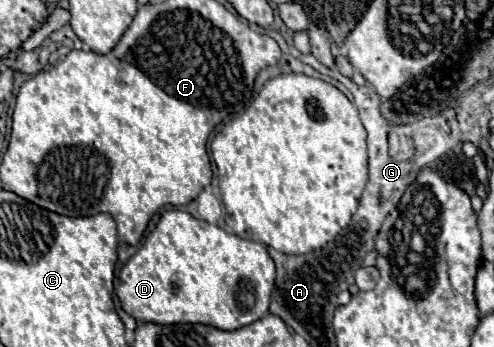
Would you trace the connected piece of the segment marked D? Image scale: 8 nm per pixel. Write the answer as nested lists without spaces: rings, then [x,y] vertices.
[[[166,210],[162,216],[160,216],[160,222],[156,224],[156,228],[146,236],[144,244],[140,246],[140,250],[124,264],[124,268],[120,270],[120,284],[116,288],[116,296],[120,298],[120,304],[122,304],[122,310],[130,316],[134,316],[138,322],[154,322],[154,324],[208,324],[208,326],[214,326],[214,328],[220,328],[220,330],[238,330],[242,326],[248,326],[252,322],[256,322],[258,318],[262,318],[266,312],[268,312],[268,304],[270,304],[270,294],[272,294],[272,288],[274,288],[274,278],[276,278],[276,270],[274,270],[274,260],[270,258],[268,250],[264,244],[260,242],[252,242],[252,240],[244,240],[236,234],[230,234],[214,224],[208,224],[204,220],[198,220],[194,218],[192,214],[188,212],[182,212],[182,210]]]

